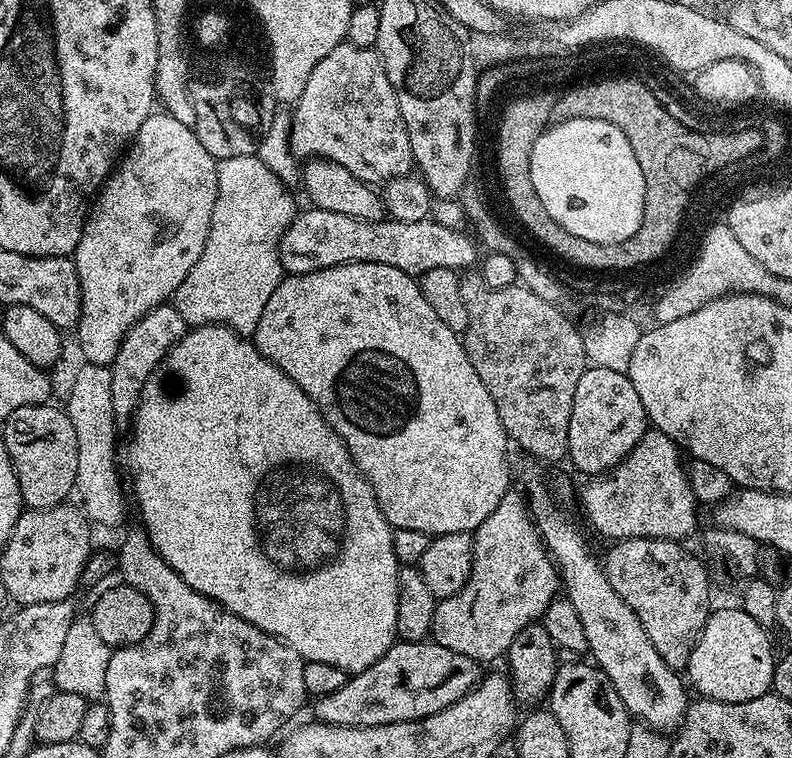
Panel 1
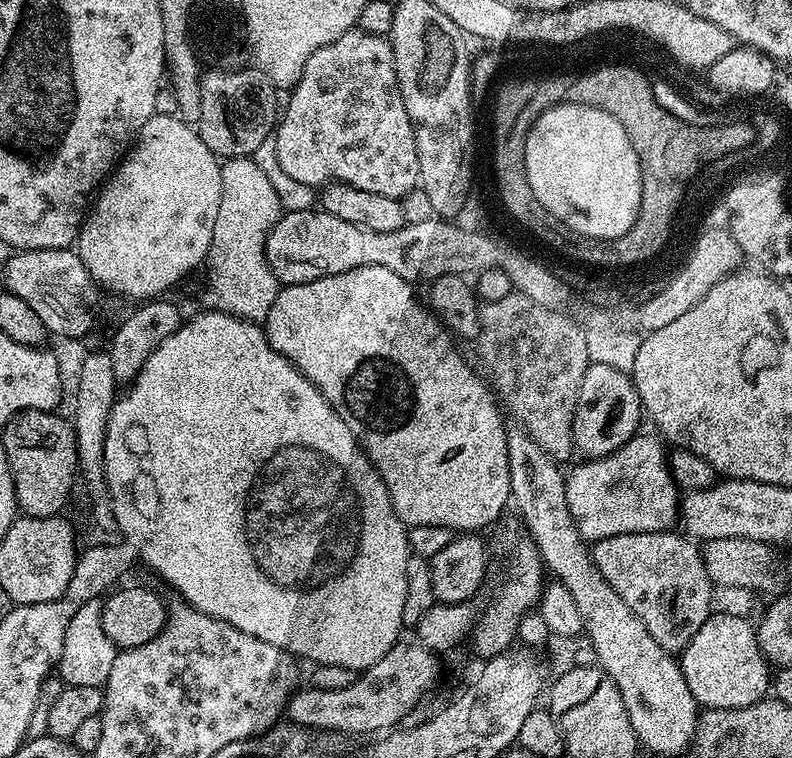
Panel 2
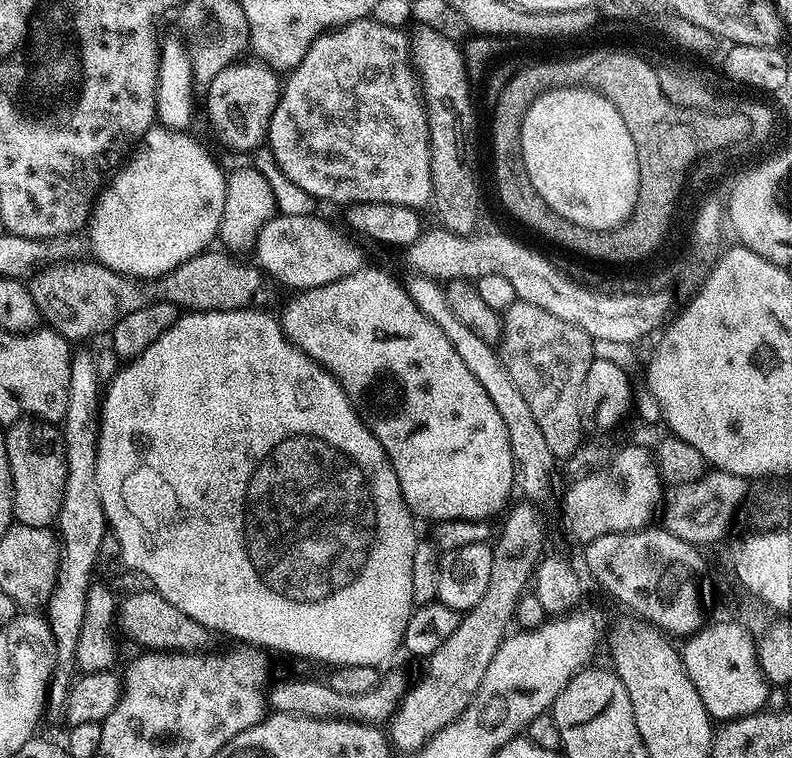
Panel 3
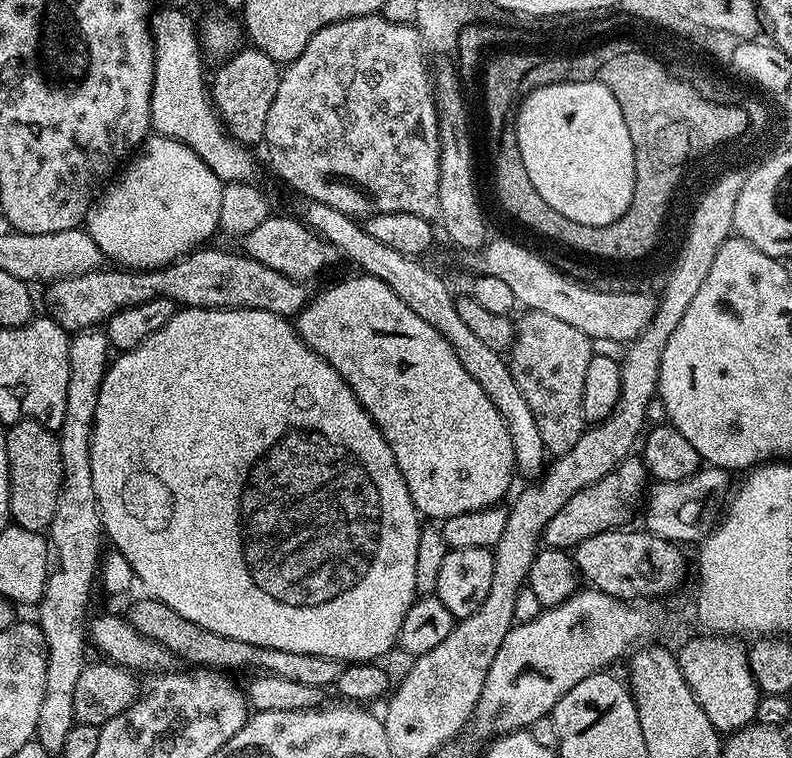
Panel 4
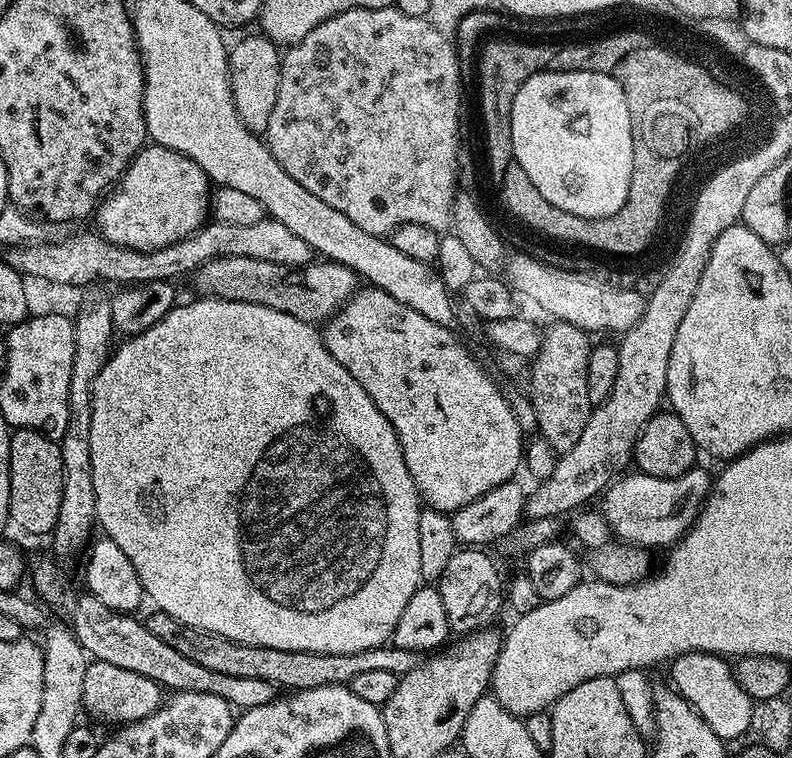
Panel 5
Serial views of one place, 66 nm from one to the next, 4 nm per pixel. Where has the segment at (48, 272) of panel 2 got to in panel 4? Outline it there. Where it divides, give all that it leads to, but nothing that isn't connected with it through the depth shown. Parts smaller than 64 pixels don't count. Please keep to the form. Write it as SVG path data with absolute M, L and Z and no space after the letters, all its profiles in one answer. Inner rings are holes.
M201 246L179 260L173 260L162 268L155 270L116 270L105 267L95 272L83 272L77 276L64 276L61 280L53 280L47 285L48 308L51 319L64 327L65 332L75 334L87 328L107 325L108 319L129 306L138 306L158 296L172 300L177 306L185 308L257 308L272 312L275 316L295 317L304 309L310 299L305 285L299 280L291 280L286 274L278 274L278 270L270 270L270 266L262 266L254 258L236 252L223 252L220 248Z

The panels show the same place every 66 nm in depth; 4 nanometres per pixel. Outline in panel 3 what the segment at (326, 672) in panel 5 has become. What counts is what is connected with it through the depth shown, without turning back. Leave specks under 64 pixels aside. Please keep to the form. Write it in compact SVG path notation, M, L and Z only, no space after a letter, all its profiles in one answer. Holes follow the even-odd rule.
M155 590L132 592L125 600L119 601L115 614L115 627L128 640L133 640L140 650L173 650L176 652L195 652L203 649L210 637L209 629L204 628L194 618L182 614L162 594Z

